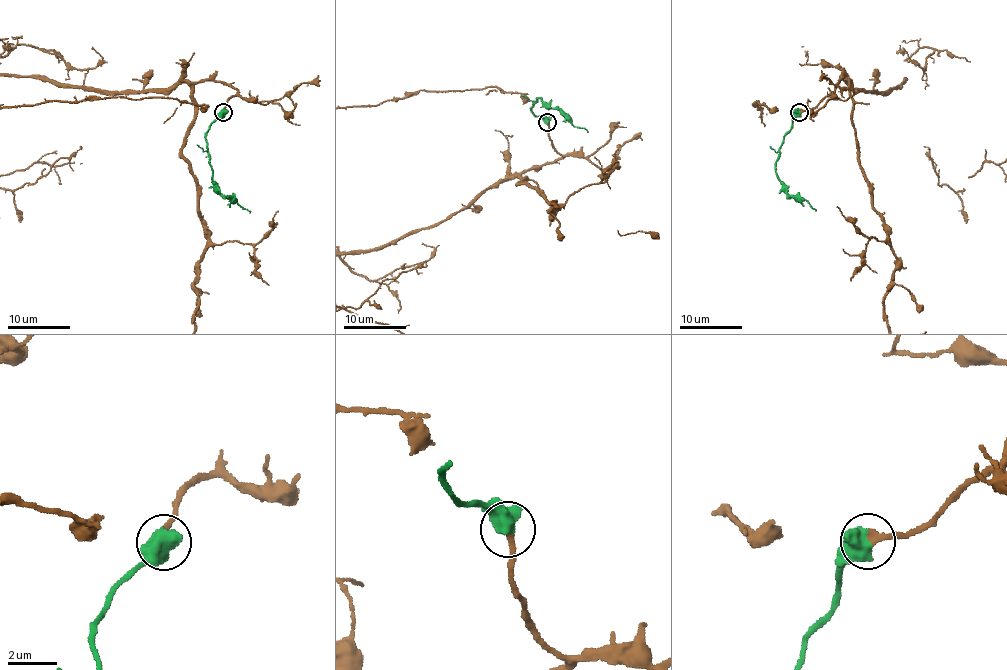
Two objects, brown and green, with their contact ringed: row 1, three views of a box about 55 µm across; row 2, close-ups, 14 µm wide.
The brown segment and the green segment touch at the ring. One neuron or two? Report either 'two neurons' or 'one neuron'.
one neuron

